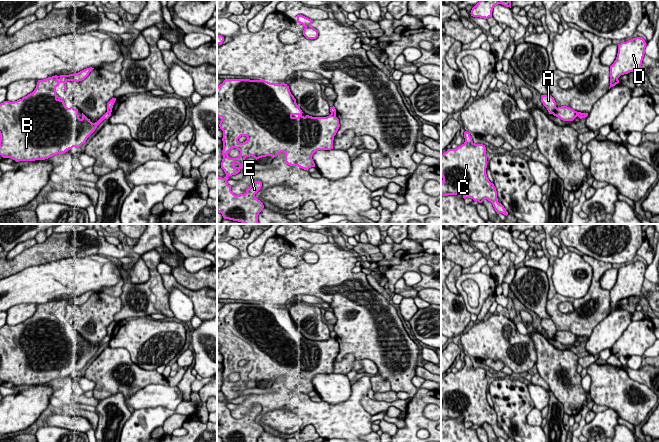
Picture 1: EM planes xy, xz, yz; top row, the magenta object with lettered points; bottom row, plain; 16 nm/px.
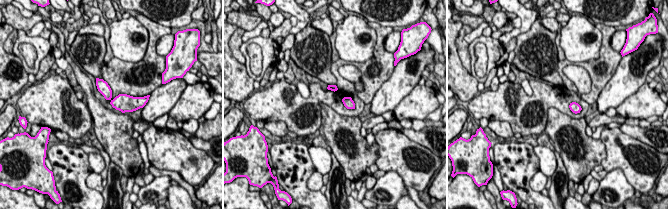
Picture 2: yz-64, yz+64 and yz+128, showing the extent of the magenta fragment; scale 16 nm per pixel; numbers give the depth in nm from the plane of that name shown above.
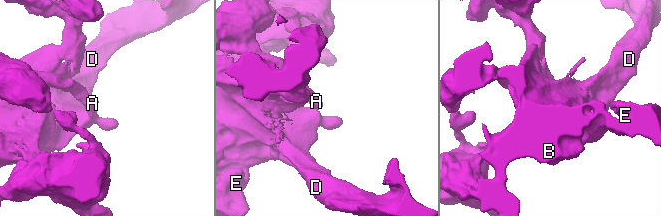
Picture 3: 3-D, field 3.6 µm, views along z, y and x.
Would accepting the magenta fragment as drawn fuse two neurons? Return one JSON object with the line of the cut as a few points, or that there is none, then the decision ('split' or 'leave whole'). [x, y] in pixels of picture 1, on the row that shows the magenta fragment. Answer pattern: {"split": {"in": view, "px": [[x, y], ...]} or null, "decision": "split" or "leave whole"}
{"split": {"in": "yz", "px": [[556, 107], [553, 114]]}, "decision": "split"}

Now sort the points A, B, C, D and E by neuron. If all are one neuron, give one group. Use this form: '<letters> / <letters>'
A / B C D E

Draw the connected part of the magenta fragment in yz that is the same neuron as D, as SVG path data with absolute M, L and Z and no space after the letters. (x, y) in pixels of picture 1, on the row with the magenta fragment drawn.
M636 37L618 44L616 60L610 66L610 87L619 83L621 75L630 72L642 72L642 61L645 54L646 42L641 37Z

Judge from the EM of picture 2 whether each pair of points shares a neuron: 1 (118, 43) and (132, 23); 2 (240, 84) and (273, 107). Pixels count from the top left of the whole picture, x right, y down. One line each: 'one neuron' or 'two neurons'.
1: one neuron
2: two neurons

